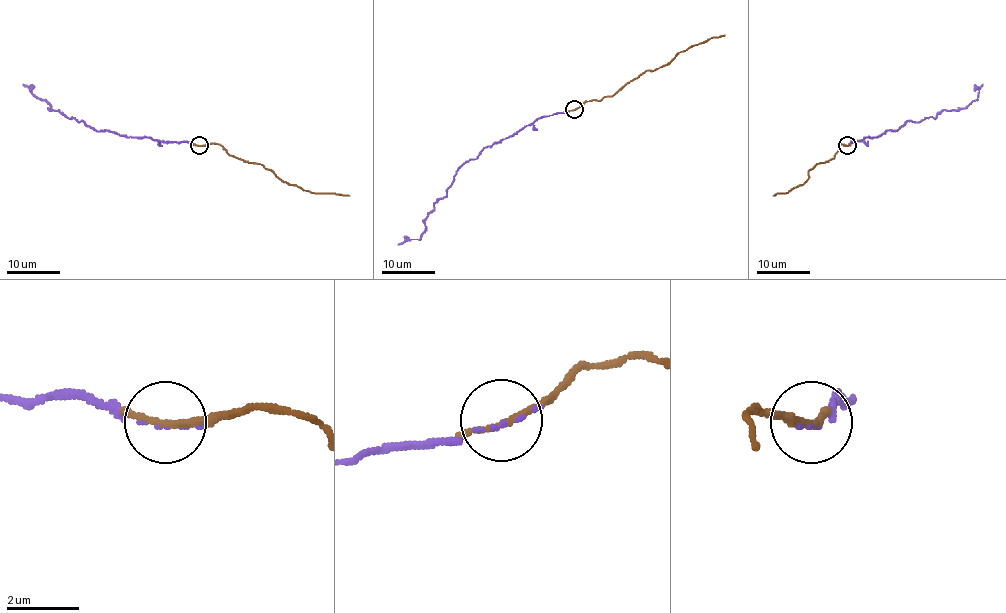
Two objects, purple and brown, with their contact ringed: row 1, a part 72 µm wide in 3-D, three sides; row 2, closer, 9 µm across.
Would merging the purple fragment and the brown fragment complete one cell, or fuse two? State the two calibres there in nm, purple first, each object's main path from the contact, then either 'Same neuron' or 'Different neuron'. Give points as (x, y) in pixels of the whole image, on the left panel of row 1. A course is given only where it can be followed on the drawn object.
Thickness 60 nm (purple) against 170 nm. Course of purple: (198, 146), (94, 130), (83, 121), (70, 118), (59, 110), (51, 110), (50, 105), (23, 83). Course of brown: (198, 145), (219, 144), (227, 152), (261, 164), (277, 177), (304, 190), (350, 196). Same neuron

